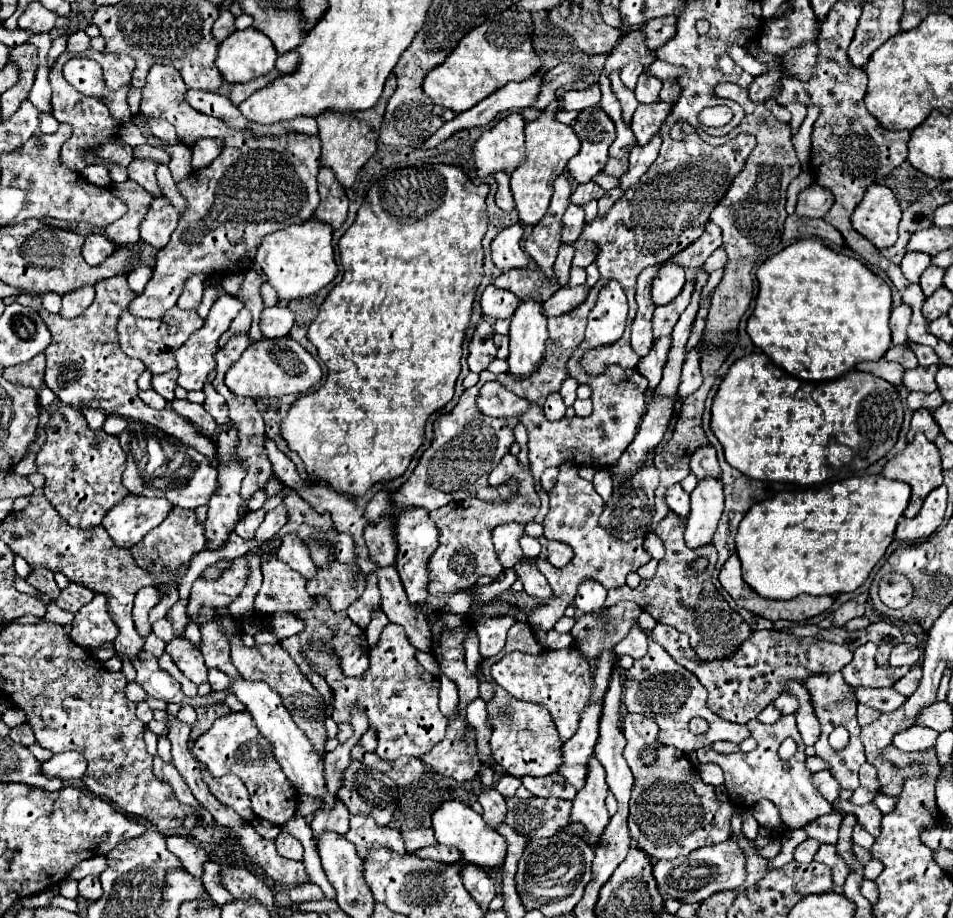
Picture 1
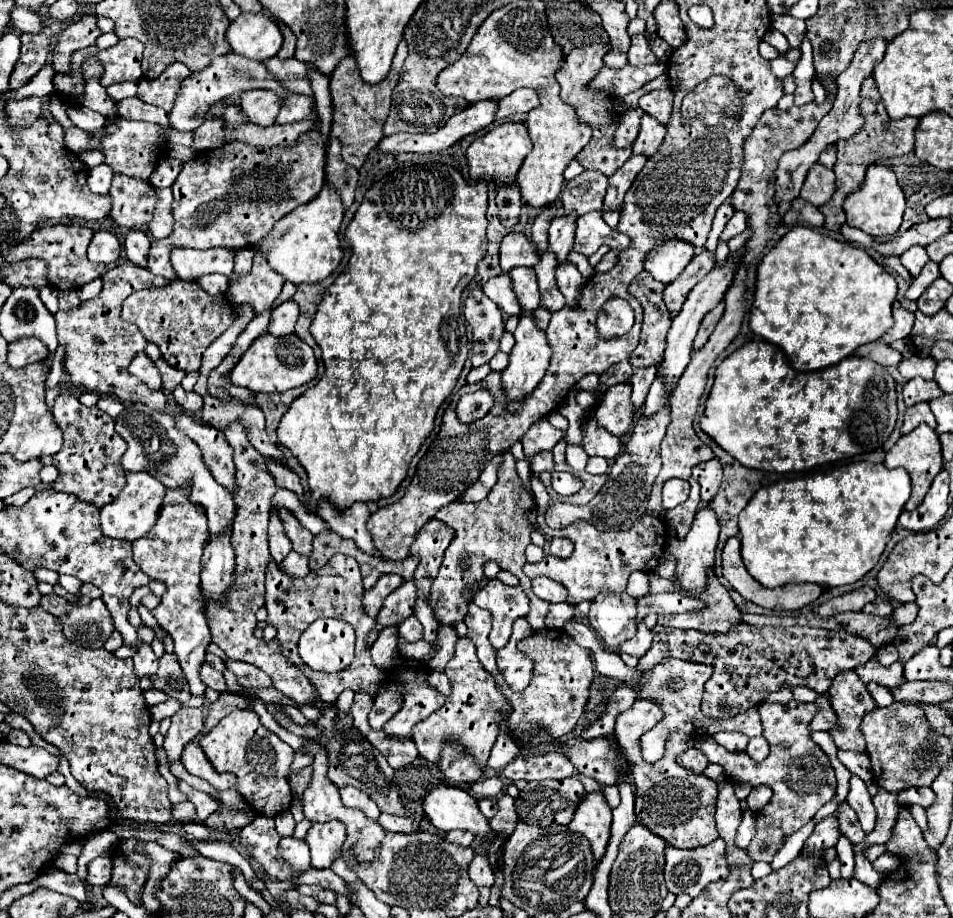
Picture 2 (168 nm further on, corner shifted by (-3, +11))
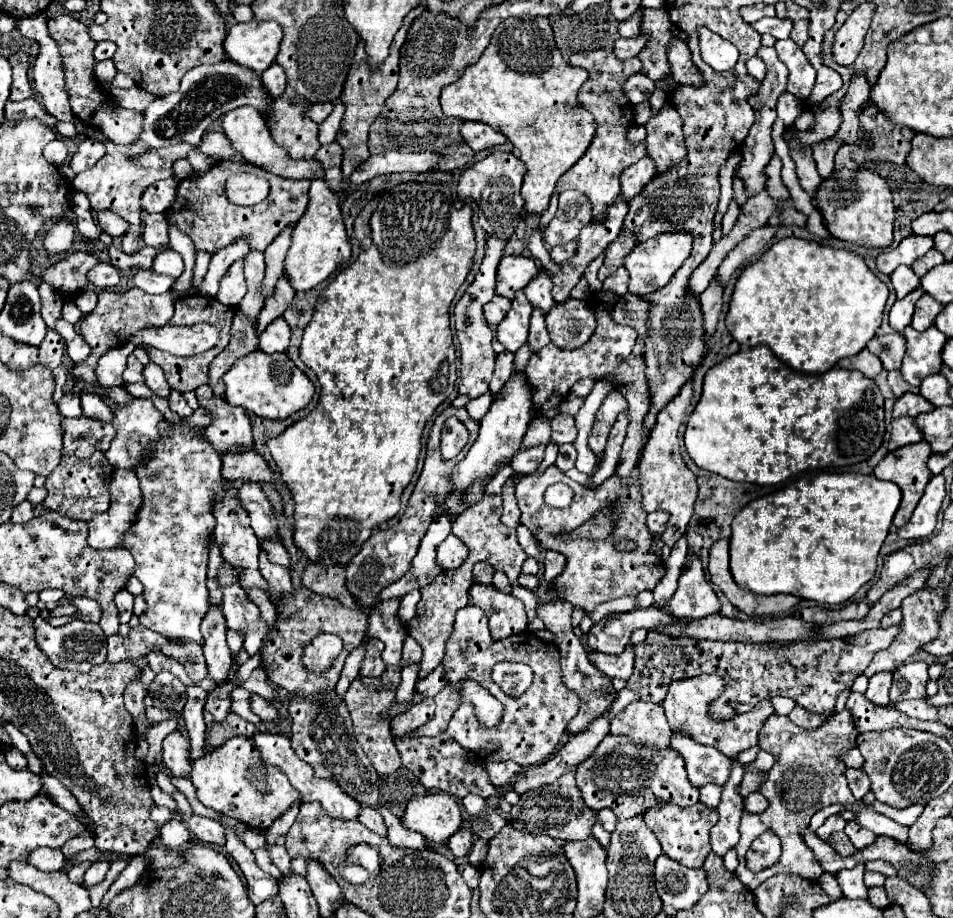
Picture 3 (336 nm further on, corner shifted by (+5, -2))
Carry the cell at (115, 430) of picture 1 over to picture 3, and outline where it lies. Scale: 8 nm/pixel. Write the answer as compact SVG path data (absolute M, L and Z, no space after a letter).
M81 392L81 408L85 416L91 416L103 422L109 422L113 418L111 408L105 404L105 400L93 392Z

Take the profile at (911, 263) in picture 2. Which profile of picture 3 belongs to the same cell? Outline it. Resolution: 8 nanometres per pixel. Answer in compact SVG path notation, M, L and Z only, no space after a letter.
M909 266L895 268L895 272L889 278L891 278L893 290L897 294L897 300L905 298L909 292L913 292L915 288L919 288L919 278L913 274L913 270Z

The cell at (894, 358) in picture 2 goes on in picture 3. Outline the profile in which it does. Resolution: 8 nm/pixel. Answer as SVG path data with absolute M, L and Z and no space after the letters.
M867 348L861 350L857 356L851 356L851 358L845 358L841 362L837 362L837 366L841 366L841 368L855 368L855 370L863 372L867 378L875 378L883 370L879 358L873 356Z

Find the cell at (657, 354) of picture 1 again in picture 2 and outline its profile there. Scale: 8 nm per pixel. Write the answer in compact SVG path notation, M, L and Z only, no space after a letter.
M645 367L645 369L635 369L631 375L631 385L633 385L633 395L631 401L635 405L635 411L641 409L641 405L645 403L645 395L655 379L655 367Z

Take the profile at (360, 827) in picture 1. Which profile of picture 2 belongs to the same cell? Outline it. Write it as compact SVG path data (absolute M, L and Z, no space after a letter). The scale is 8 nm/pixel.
M343 787L343 789L341 789L341 799L343 799L343 803L345 803L347 807L359 809L359 811L363 811L369 819L379 821L381 811L379 811L379 807L375 805L375 801L371 801L371 797L369 797L367 793L363 793L363 791L355 789L355 787Z

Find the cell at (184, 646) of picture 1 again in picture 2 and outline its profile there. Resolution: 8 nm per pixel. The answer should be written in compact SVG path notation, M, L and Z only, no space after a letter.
M203 661L203 667L199 667L199 675L201 675L201 681L207 687L211 687L211 689L215 689L219 693L225 691L225 679L223 679L223 675L217 673L217 671L213 671L213 667L209 663Z

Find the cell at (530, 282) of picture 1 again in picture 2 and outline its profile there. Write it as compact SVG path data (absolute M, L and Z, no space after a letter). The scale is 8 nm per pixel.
M515 267L509 271L509 277L513 283L513 291L521 303L521 309L533 311L535 307L539 307L539 285L535 271L531 267Z

